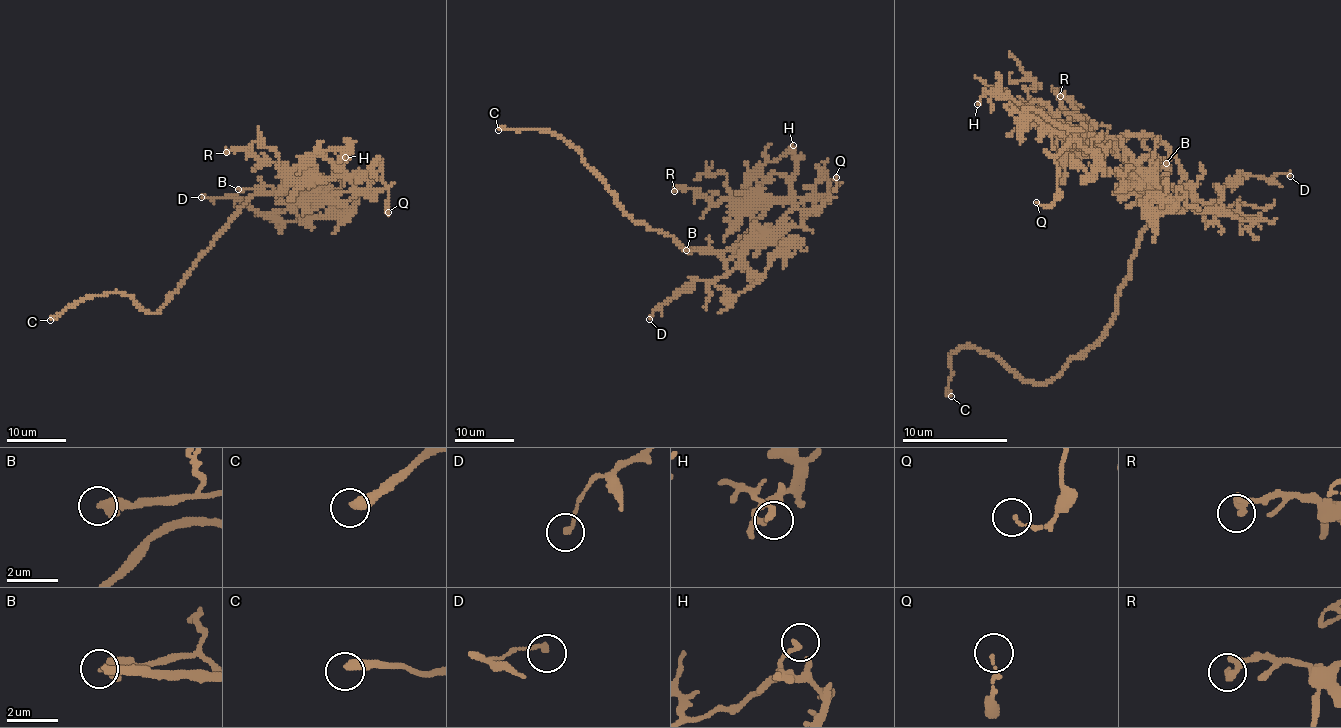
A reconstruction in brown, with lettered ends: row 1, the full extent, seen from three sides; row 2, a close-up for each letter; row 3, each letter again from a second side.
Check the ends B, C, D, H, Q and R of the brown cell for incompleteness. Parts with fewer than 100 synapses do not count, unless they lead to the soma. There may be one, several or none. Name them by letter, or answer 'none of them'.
C

